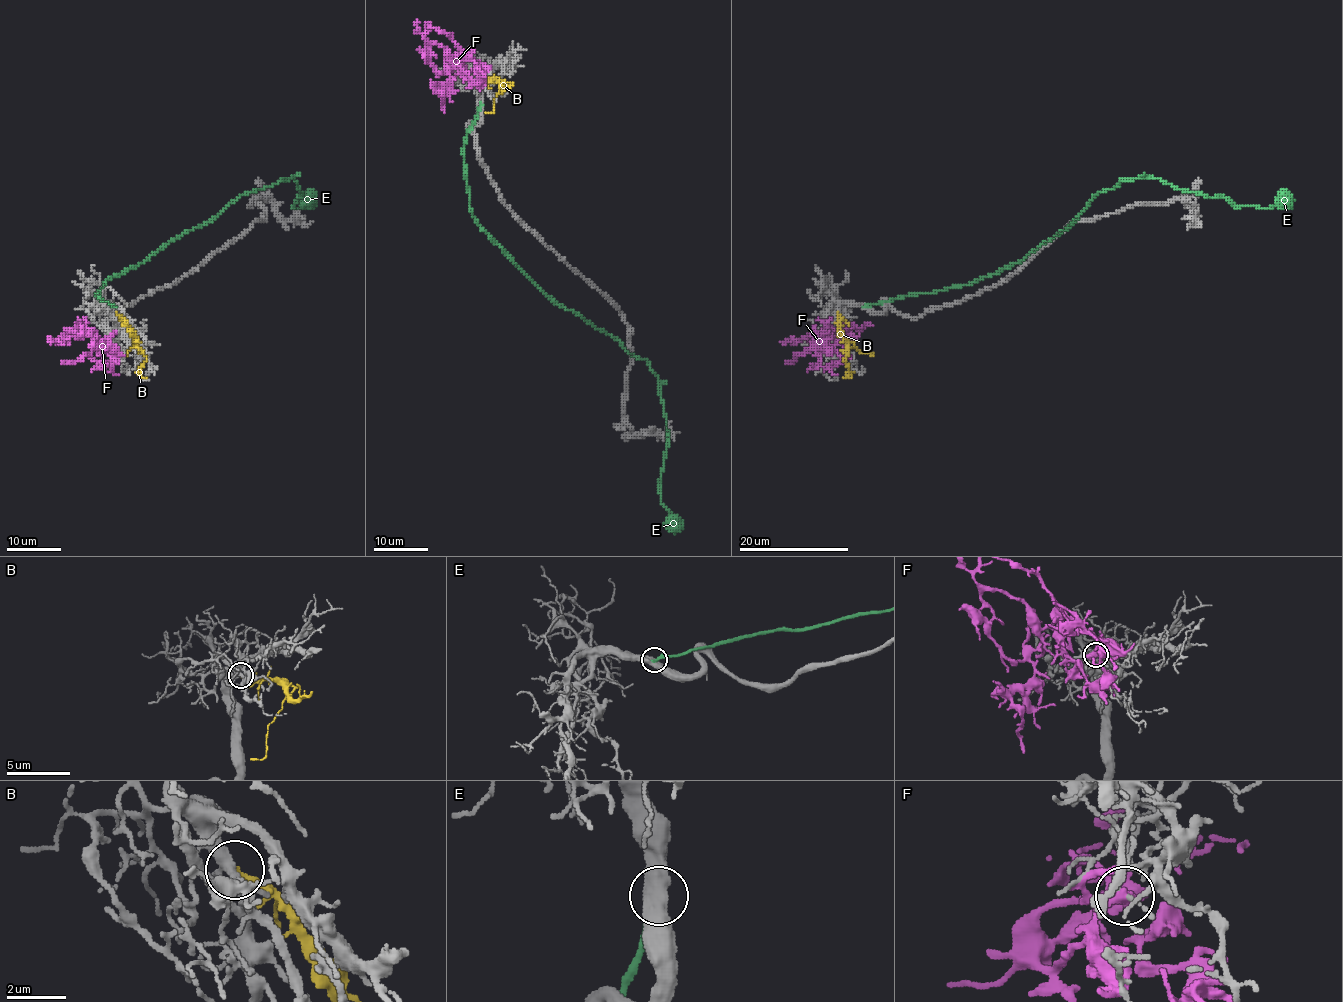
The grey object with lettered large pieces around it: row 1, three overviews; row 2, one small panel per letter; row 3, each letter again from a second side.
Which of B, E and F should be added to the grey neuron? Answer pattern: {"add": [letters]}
{"add": ["B", "E"]}

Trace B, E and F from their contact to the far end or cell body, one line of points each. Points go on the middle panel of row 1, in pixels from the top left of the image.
B: (482, 78), (496, 79), (502, 86), (512, 84), (506, 87), (513, 83)
E: (480, 104), (463, 146), (476, 224), (557, 303), (649, 363), (668, 441), (658, 490), (679, 529)
F: (475, 69), (476, 64), (461, 54), (463, 67), (456, 61), (448, 69), (449, 78), (439, 90), (445, 112)

